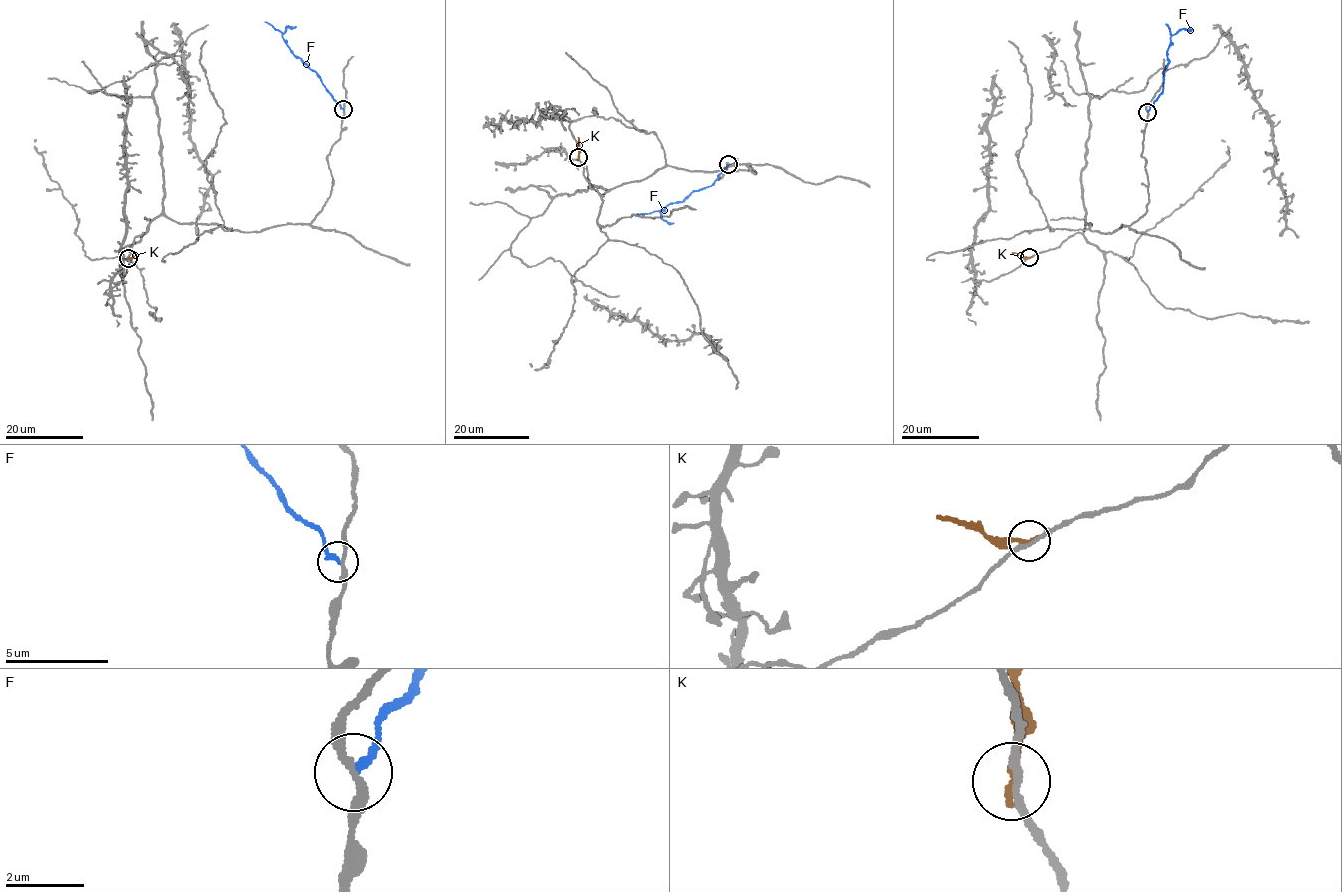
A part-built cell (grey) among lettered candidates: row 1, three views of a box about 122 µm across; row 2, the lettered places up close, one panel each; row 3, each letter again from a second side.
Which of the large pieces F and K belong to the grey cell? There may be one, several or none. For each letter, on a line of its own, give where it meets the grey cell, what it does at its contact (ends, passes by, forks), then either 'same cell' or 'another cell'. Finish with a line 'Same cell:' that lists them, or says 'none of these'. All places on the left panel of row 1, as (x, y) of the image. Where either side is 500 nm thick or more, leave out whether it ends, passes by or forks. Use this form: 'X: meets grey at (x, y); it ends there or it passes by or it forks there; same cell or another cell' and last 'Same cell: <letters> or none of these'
F: meets grey at (343, 109); it ends there; another cell
K: meets grey at (128, 258); it ends there; another cell
Same cell: none of these

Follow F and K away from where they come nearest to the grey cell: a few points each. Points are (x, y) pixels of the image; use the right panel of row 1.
F: (1147, 111), (1162, 90), (1171, 36), (1182, 28), (1191, 30)
K: (1029, 257), (1012, 253)

